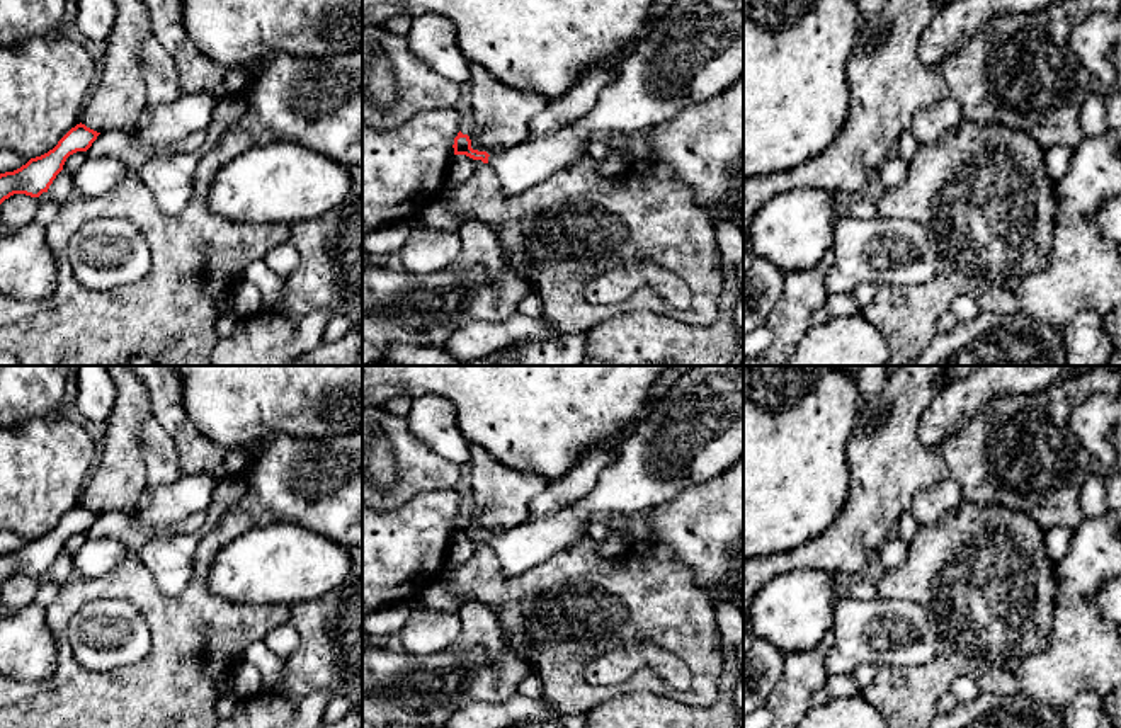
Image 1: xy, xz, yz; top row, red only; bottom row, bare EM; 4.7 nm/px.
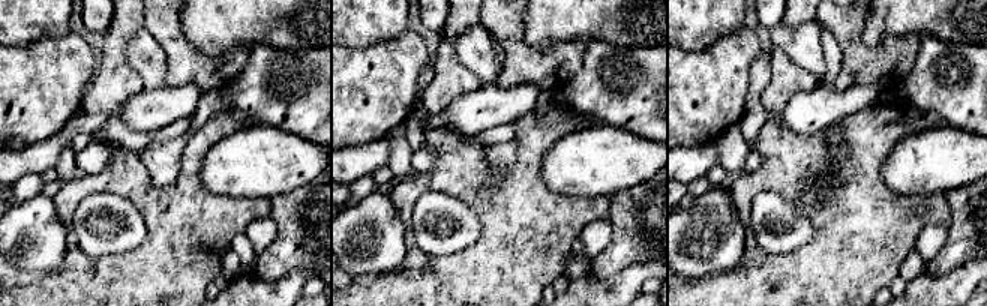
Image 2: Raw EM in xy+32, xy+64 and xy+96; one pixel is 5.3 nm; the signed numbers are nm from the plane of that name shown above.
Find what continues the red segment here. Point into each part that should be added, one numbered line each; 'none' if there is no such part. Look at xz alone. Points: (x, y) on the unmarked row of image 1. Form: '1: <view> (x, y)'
1: xz (694, 432)

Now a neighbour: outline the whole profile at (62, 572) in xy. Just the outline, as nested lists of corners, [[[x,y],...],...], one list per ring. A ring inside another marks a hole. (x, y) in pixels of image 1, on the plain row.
[[[60,553],[53,565],[48,570],[49,580],[54,582],[58,587],[70,583],[77,578],[77,572],[71,561],[71,556],[66,553]]]

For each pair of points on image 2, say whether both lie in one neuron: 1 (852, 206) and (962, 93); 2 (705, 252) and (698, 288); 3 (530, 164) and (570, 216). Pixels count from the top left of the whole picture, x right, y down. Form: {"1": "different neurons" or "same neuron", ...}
{"1": "different neurons", "2": "different neurons", "3": "same neuron"}

